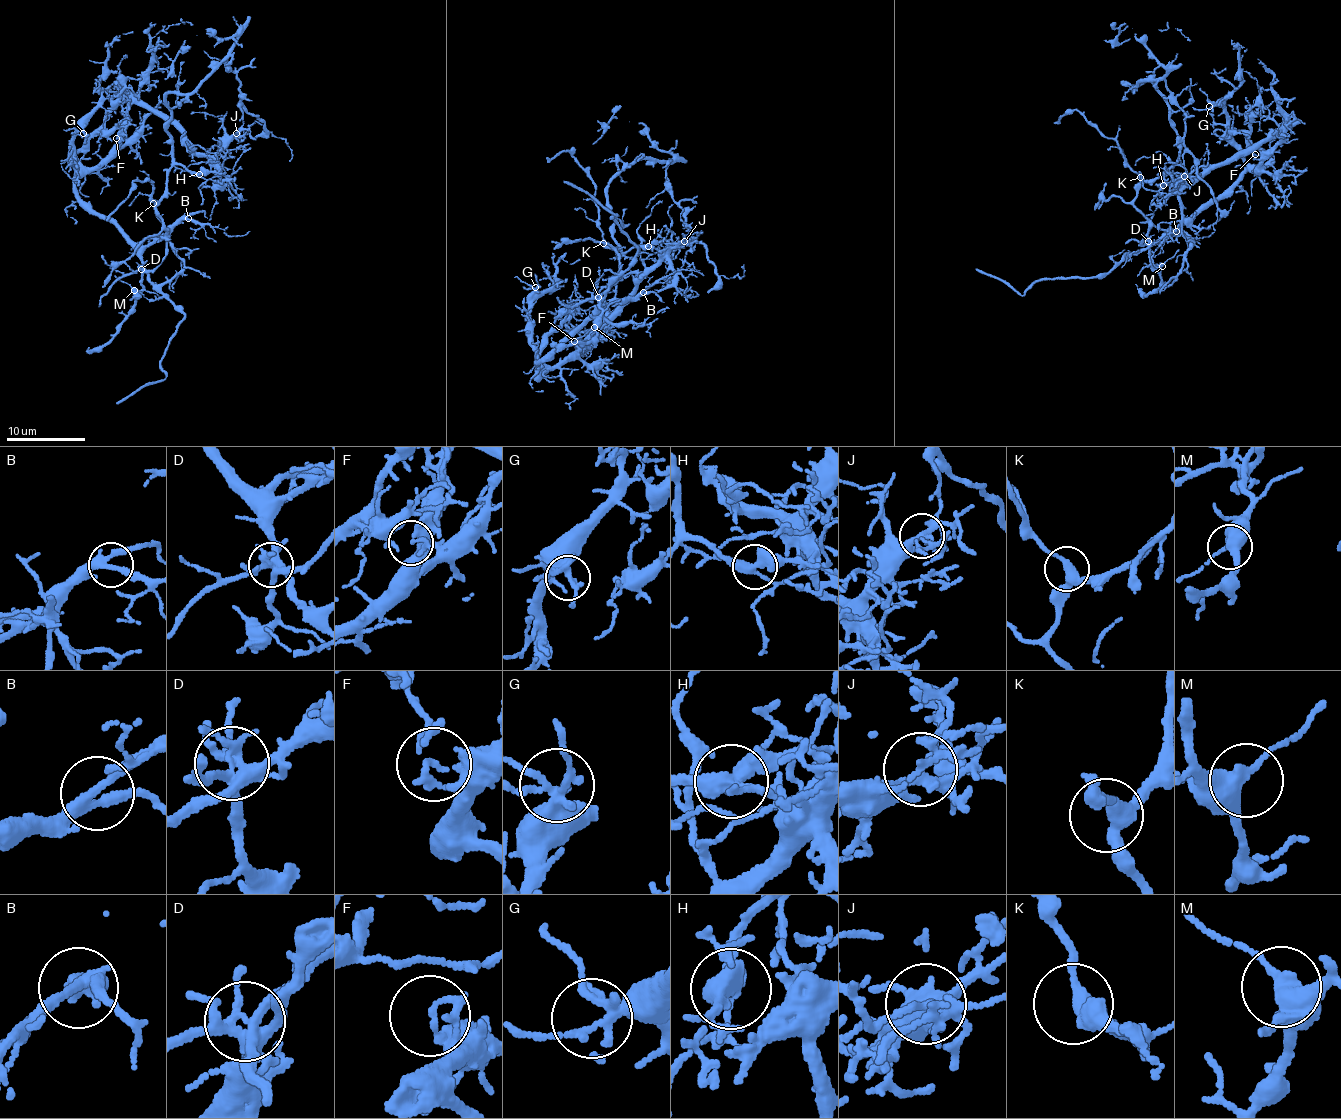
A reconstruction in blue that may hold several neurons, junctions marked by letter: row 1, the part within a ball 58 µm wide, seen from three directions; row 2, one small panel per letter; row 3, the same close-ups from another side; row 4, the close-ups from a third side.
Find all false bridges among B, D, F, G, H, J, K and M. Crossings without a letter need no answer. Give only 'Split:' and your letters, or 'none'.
Split: D, F, H

